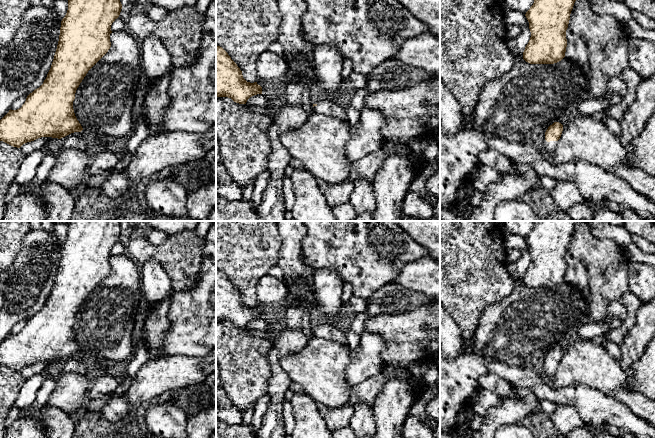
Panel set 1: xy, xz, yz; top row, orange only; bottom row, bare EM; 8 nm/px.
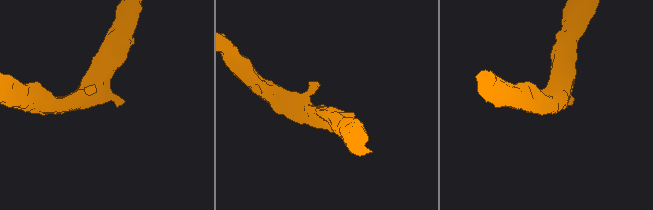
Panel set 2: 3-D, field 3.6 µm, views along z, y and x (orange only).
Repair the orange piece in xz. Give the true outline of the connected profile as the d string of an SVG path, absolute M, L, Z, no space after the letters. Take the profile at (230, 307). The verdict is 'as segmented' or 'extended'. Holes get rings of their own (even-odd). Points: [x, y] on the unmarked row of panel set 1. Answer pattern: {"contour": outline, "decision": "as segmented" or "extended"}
{"contour": "M216 270L216 321L228 321L239 328L257 318L262 318L262 311L257 306L247 306L242 295L220 270Z", "decision": "as segmented"}

